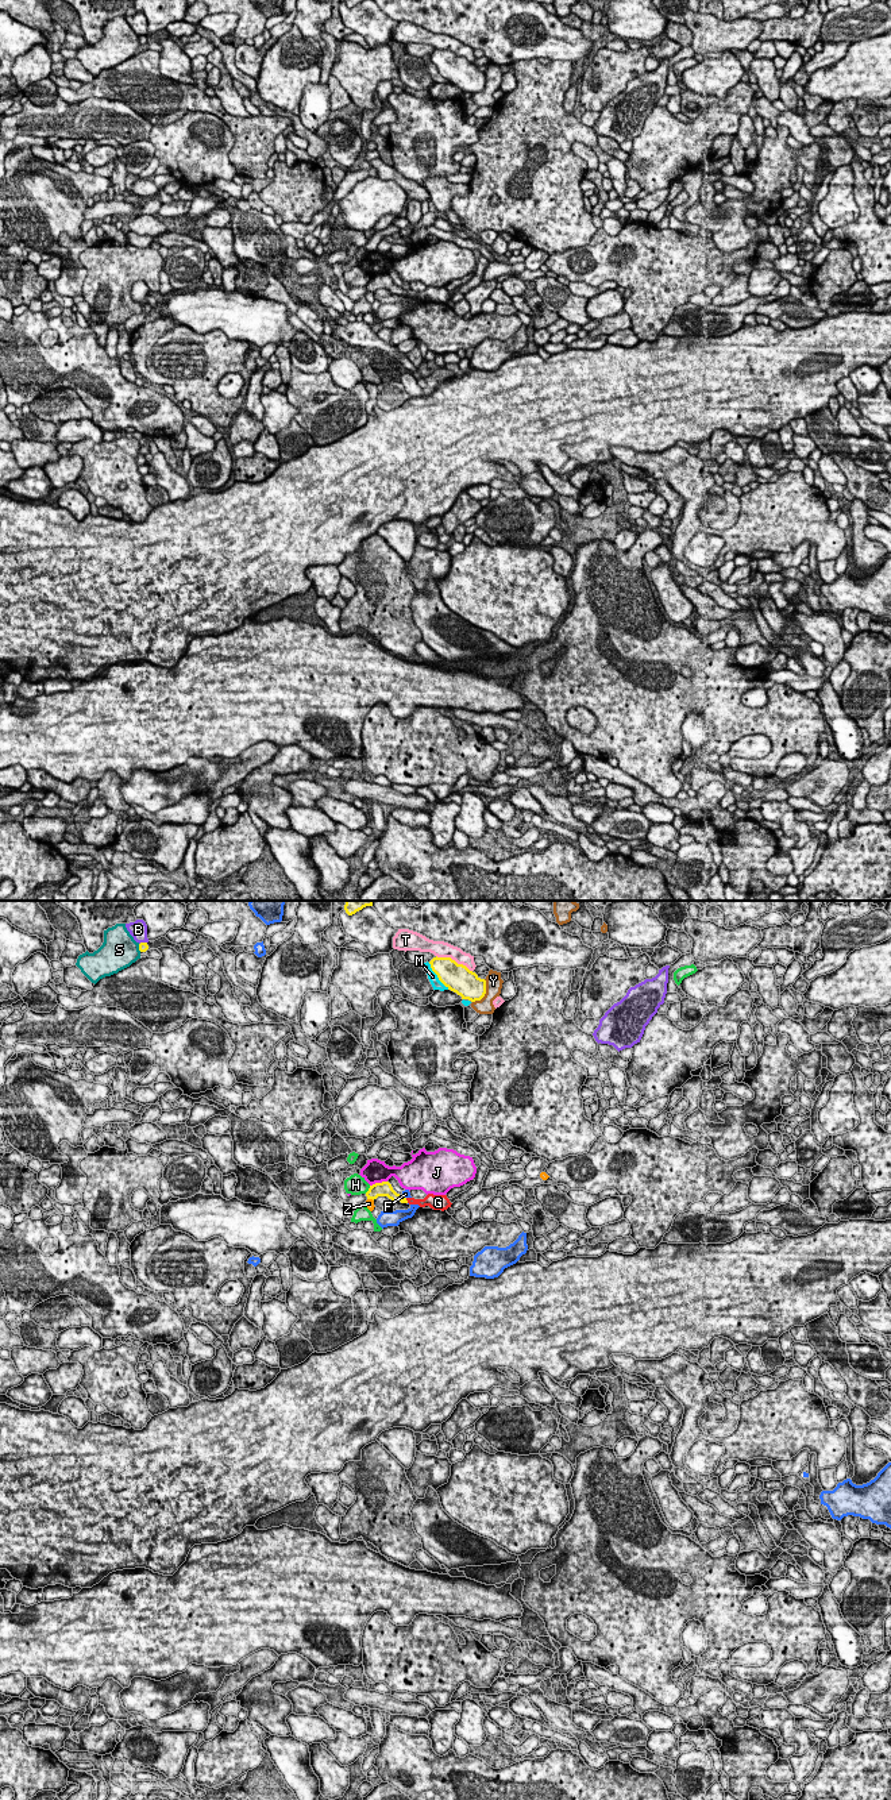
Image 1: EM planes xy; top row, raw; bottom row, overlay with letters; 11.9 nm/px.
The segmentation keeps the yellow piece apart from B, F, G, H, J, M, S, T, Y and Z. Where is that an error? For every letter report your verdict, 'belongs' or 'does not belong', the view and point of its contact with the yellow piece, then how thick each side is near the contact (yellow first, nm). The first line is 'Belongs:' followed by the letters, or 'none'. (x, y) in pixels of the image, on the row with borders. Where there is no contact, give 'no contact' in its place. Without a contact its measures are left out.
Belongs: G
B: does not belong | xy (142, 943) | 120/220 nm
F: does not belong | xy (402, 1197) | 170/90 nm
G: belongs | xy (407, 1201) | 120/120 nm
H: does not belong | xy (369, 1190) | 170/240 nm
J: does not belong | xy (378, 1183) | 170/280 nm
M: does not belong | xy (438, 976) | 340/120 nm
S: does not belong | xy (139, 948) | 120/420 nm
T: does not belong | xy (454, 960) | 340/190 nm
Y: does not belong | xy (485, 993) | 320/190 nm
Z: does not belong | xy (370, 1198) | 170/100 nm

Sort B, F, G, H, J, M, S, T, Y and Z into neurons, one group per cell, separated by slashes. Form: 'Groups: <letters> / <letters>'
Groups: B / F / G / H / J / M / S / T / Y / Z

